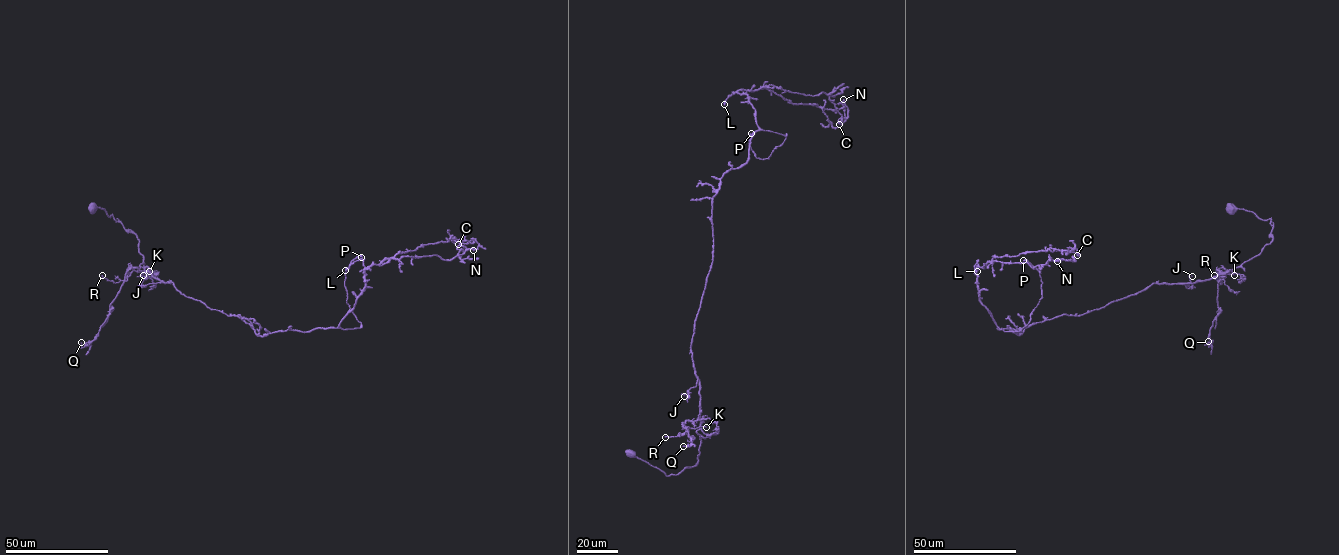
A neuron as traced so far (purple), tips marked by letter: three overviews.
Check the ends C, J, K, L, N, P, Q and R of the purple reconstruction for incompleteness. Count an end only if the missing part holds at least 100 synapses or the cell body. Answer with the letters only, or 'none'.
none

